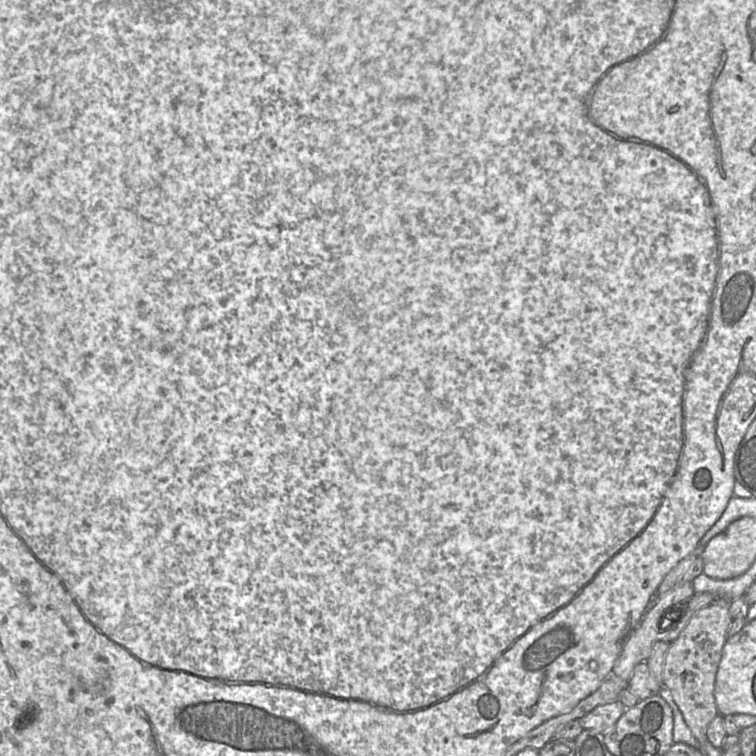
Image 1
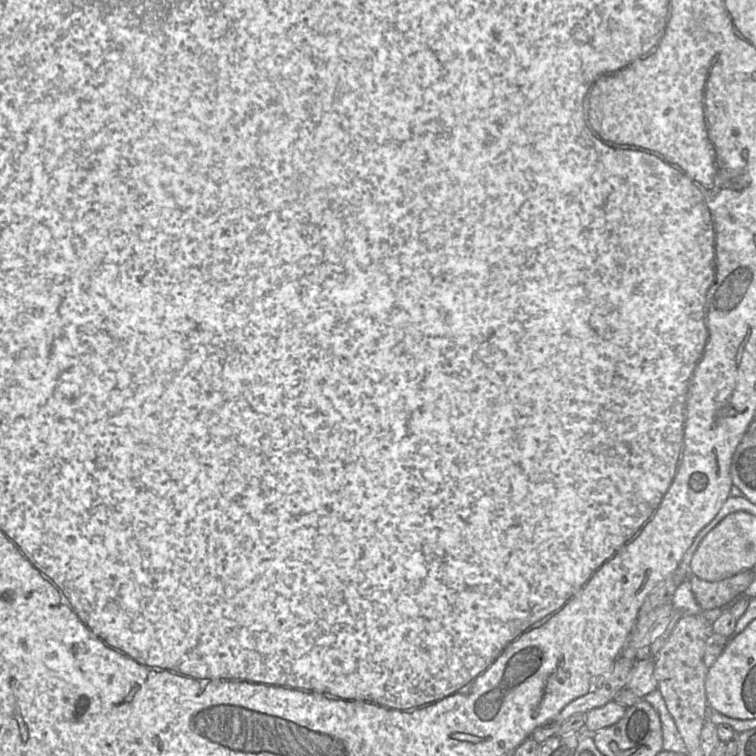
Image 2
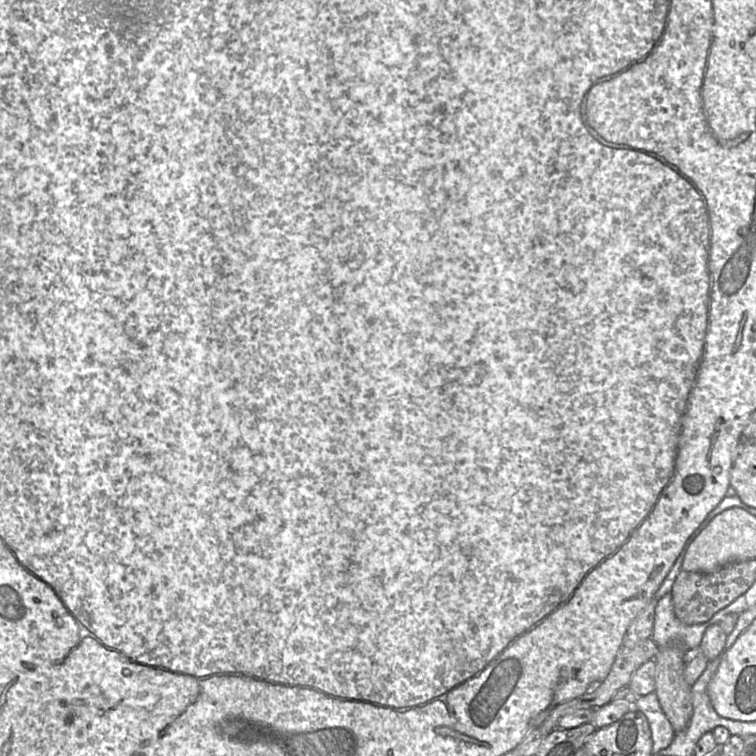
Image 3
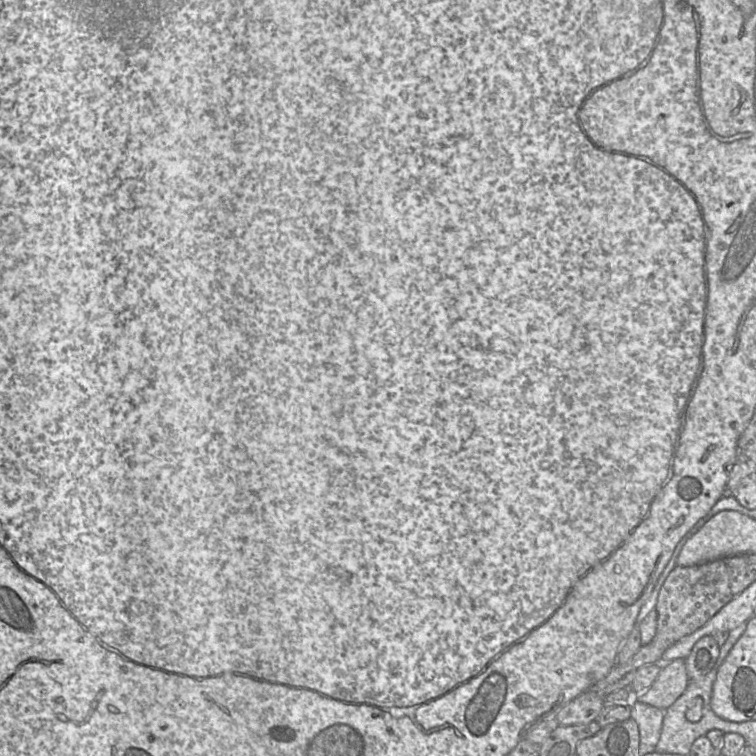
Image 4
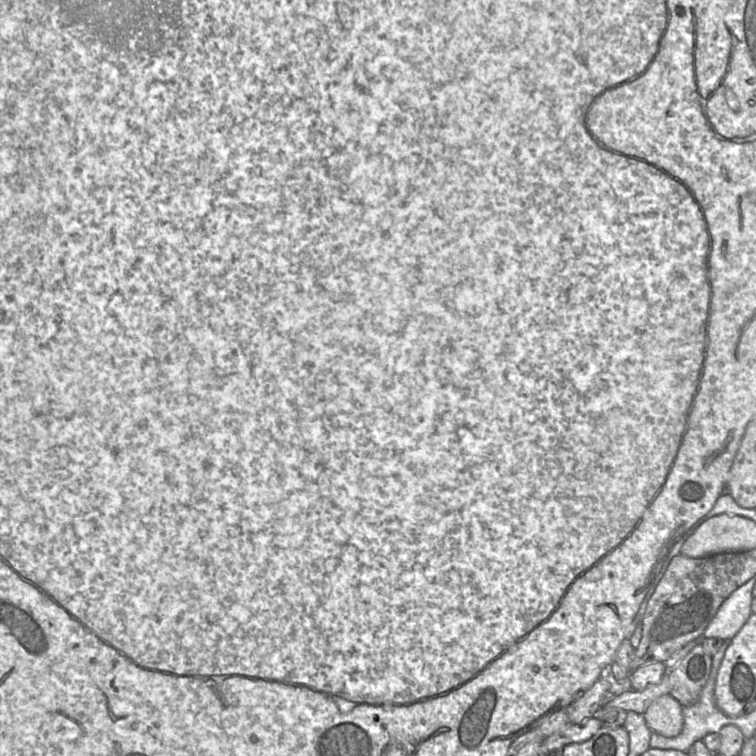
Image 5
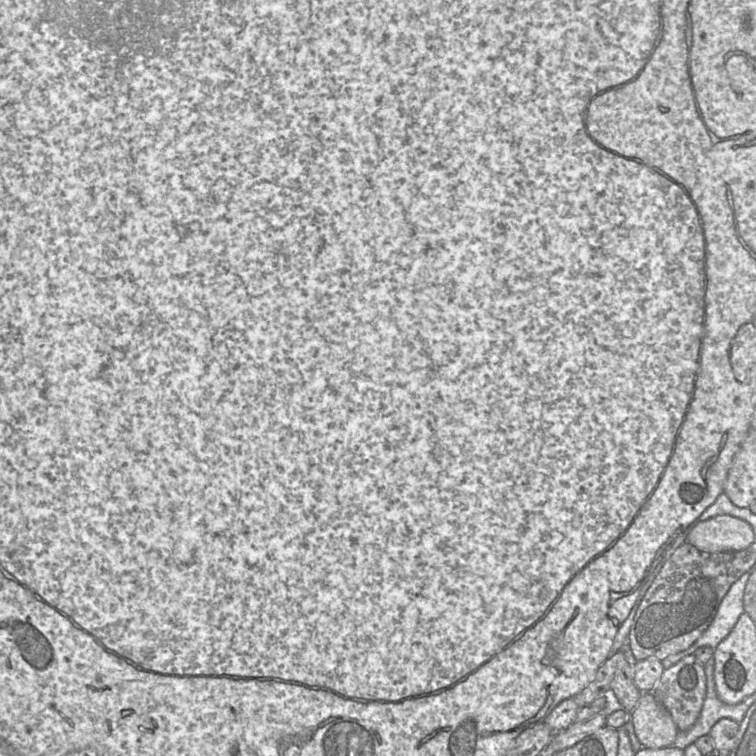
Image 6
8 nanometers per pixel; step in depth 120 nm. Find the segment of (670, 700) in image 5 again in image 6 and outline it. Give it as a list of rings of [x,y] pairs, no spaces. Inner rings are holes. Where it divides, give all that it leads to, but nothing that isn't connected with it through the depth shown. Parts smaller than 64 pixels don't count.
[[[642,693],[631,712],[634,732],[642,747],[661,749],[673,745],[679,730],[670,713],[653,693]]]

